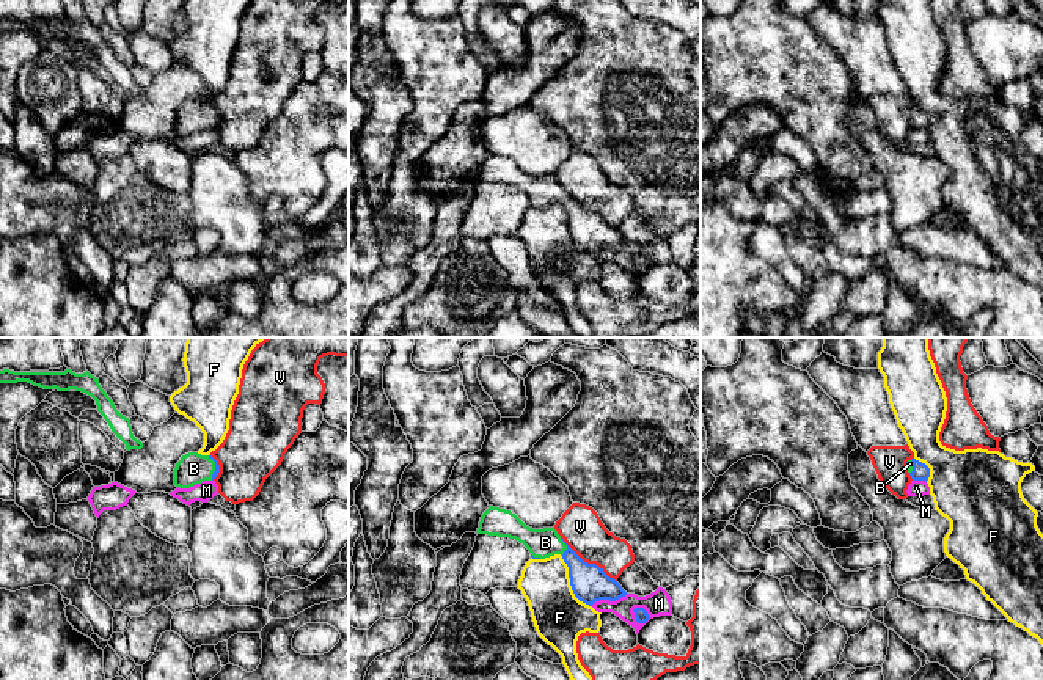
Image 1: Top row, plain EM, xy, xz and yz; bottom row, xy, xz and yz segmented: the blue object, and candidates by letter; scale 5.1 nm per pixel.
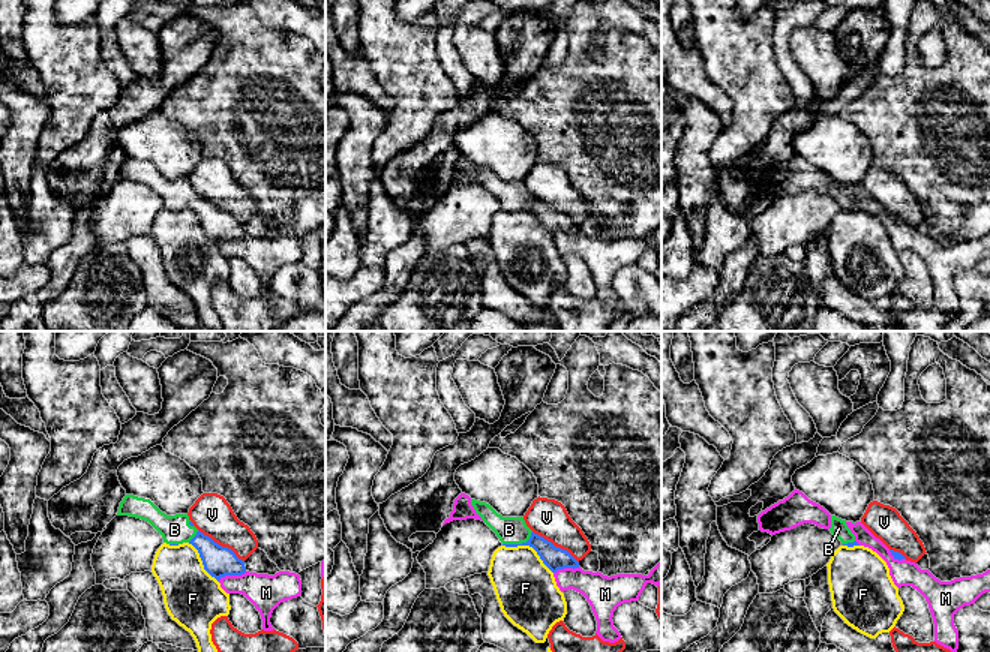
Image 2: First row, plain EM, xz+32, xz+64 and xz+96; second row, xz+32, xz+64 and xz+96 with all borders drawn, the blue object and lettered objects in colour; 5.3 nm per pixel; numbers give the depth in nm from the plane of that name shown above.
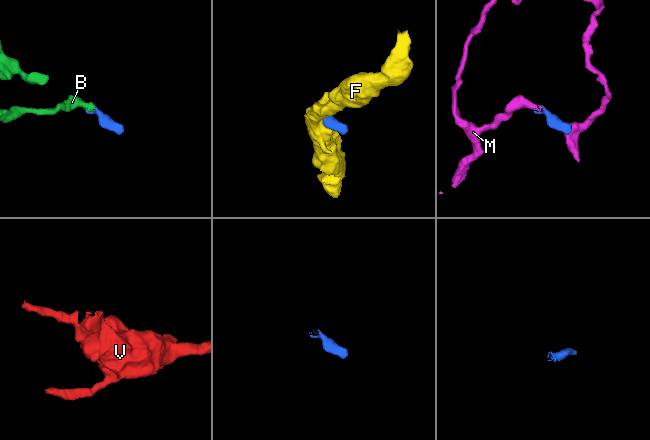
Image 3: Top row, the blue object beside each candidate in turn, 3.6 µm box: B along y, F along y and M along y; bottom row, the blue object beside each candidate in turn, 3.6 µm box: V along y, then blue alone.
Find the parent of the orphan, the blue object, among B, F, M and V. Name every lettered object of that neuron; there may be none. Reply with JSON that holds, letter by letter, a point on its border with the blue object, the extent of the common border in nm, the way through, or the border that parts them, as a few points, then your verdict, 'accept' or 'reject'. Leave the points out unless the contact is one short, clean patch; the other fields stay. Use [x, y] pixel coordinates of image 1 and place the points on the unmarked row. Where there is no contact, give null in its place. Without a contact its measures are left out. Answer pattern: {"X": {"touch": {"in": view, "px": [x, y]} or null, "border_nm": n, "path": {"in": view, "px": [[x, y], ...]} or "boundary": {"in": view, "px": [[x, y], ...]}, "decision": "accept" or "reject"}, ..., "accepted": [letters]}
{"B": {"touch": {"in": "xz", "px": [567, 195]}, "border_nm": 90, "path": {"in": "xz", "px": [[589, 231], [569, 204], [567, 195], [545, 190]]}, "decision": "accept"}, "F": {"touch": {"in": "xz", "px": [570, 233]}, "border_nm": 300, "boundary": {"in": "xz", "px": [[561, 204], [567, 215], [572, 241], [591, 255]]}, "decision": "reject"}, "M": {"touch": {"in": "xz", "px": [643, 256]}, "border_nm": 110, "decision": "reject"}, "V": {"touch": {"in": "xz", "px": [589, 212]}, "border_nm": 360, "decision": "reject"}, "accepted": ["B"]}

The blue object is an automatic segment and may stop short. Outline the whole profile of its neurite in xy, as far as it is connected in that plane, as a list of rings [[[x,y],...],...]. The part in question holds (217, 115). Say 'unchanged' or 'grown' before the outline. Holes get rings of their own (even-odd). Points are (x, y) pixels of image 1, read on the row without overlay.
grown; [[[188,101],[181,105],[174,116],[174,133],[190,137],[204,129],[214,129],[220,121],[220,113],[212,104]]]

